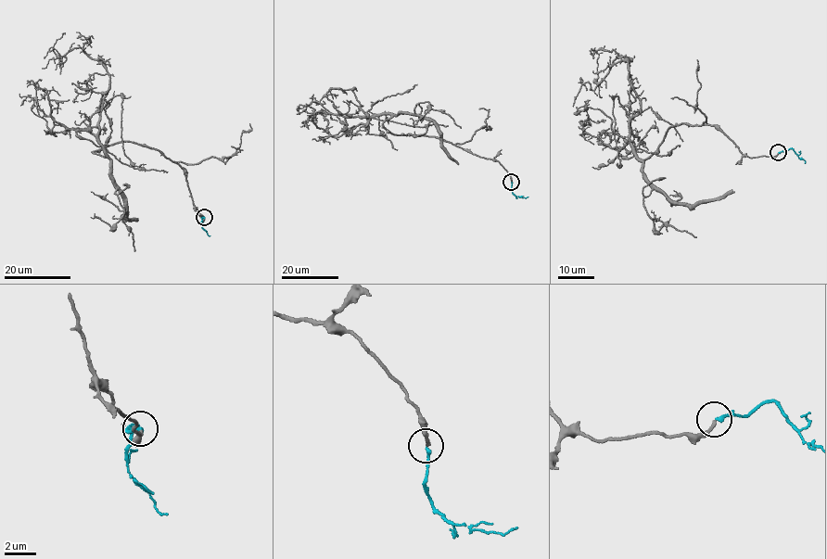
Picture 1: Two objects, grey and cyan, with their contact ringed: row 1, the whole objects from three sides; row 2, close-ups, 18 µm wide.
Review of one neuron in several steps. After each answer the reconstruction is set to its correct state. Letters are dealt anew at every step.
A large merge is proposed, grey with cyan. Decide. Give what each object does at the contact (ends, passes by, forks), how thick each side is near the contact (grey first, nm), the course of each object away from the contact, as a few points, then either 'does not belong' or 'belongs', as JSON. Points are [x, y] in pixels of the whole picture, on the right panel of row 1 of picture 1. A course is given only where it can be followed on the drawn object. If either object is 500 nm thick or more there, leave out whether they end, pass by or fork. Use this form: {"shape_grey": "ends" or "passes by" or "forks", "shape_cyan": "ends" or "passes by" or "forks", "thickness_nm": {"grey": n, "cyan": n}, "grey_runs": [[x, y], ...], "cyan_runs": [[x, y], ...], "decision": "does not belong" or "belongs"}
{"shape_grey": "ends", "shape_cyan": "ends", "thickness_nm": {"grey": 200, "cyan": 200}, "grey_runs": [[779, 153], [750, 158], [685, 123], [642, 160], [631, 60], [591, 89], [579, 78], [586, 90]], "cyan_runs": [[779, 152], [792, 148], [805, 162]], "decision": "belongs"}

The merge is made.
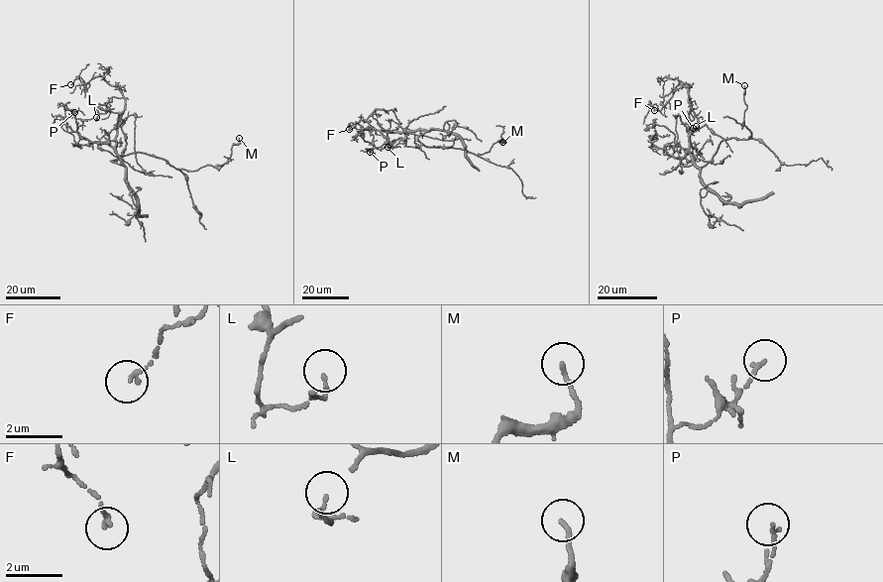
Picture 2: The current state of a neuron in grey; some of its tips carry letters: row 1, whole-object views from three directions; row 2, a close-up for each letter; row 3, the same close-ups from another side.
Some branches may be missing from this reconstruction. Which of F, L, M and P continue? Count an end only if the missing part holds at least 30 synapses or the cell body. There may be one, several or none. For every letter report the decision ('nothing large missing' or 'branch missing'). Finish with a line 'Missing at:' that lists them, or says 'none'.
F: nothing large missing
L: nothing large missing
M: nothing large missing
P: nothing large missing
Missing at: none

